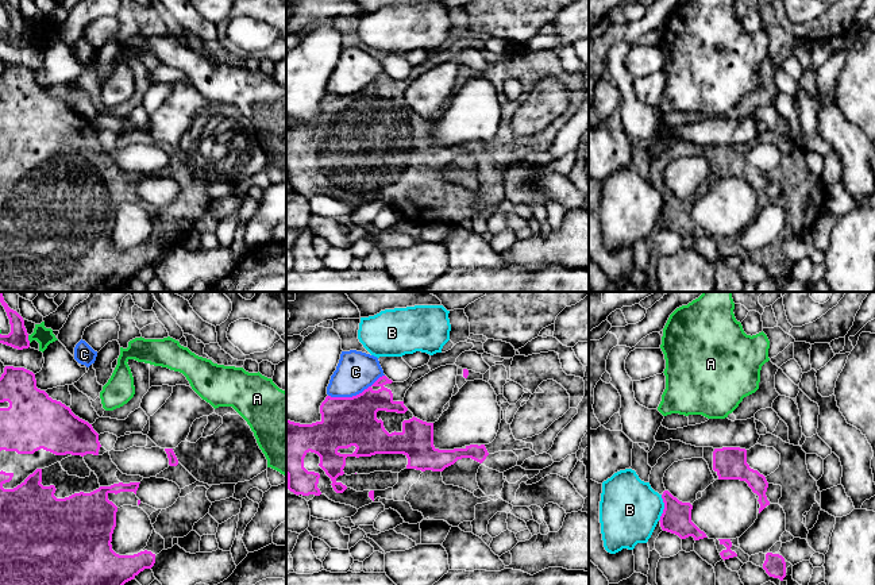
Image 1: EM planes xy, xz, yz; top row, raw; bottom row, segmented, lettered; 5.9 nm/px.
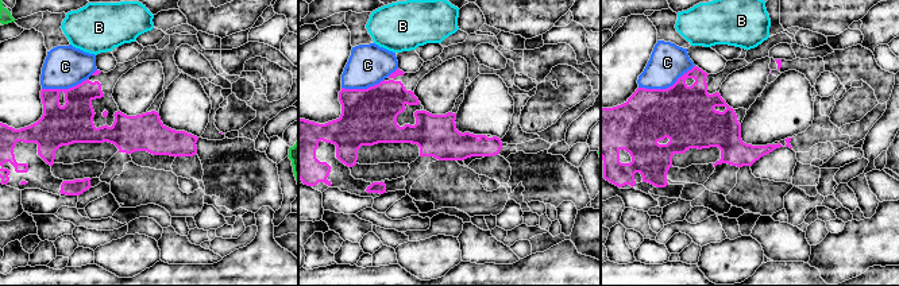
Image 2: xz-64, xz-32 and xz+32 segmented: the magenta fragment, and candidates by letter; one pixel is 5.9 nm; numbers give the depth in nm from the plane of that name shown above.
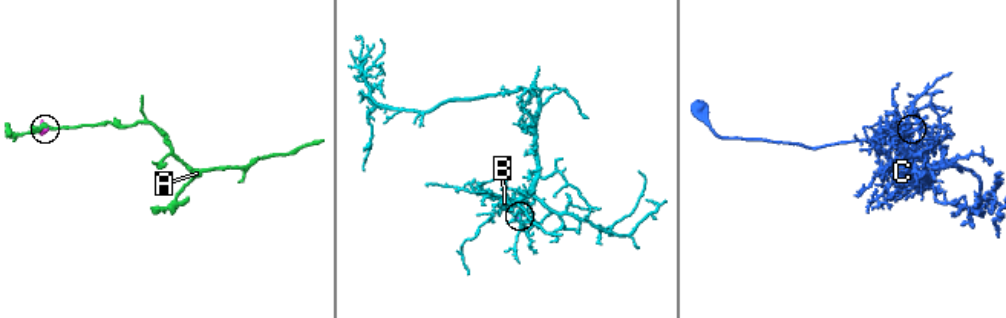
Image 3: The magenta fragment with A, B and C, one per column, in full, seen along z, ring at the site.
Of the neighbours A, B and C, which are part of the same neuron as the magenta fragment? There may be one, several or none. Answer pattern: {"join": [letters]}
{"join": []}

